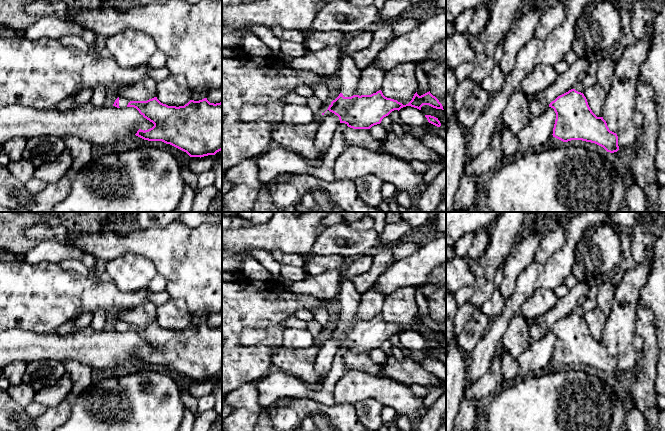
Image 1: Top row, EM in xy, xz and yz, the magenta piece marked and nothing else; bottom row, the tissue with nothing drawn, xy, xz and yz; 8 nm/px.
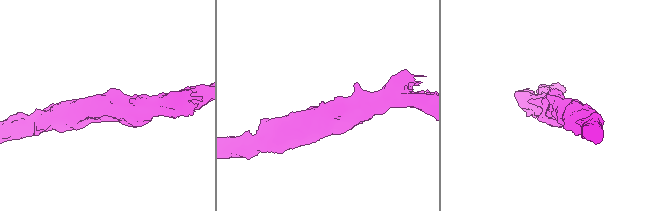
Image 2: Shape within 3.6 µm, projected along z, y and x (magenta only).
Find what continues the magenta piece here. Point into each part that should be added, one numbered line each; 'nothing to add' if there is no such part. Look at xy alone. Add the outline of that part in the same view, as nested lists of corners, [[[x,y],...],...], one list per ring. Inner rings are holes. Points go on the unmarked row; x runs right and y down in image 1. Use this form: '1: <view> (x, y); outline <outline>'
1: xy (123, 326); outline [[[119,320],[119,331],[120,332],[126,332],[129,326],[130,326],[129,323]]]

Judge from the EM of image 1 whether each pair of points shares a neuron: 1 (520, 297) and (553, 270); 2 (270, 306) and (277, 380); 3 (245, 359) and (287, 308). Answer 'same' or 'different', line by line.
1: same
2: different
3: same

